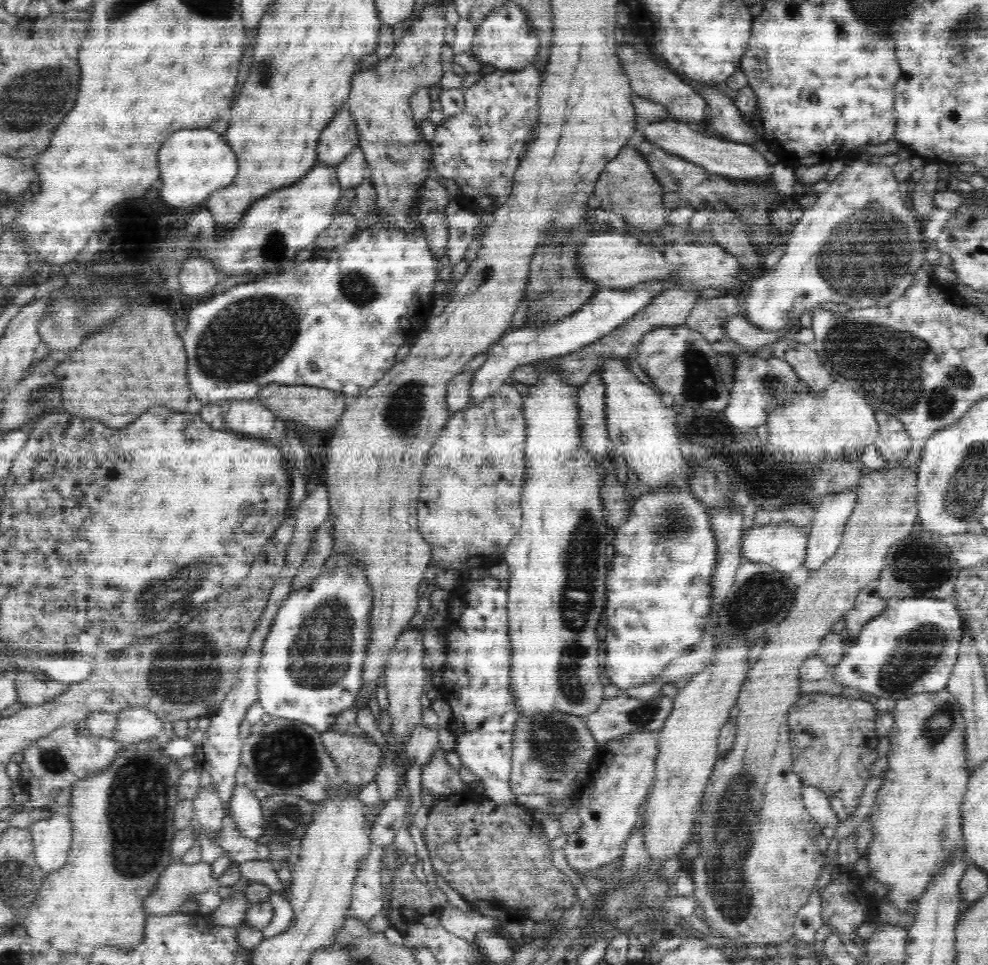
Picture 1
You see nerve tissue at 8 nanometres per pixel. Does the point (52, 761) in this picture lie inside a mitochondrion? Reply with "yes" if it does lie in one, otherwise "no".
yes

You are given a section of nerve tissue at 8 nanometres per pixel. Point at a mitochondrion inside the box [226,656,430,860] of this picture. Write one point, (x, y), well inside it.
(287, 757)

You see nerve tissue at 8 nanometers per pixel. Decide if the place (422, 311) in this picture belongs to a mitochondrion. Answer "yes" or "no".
no

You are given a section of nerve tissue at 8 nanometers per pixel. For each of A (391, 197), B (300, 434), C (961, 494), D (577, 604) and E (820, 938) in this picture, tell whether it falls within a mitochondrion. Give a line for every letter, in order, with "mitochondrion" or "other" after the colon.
A: mitochondrion
B: other
C: mitochondrion
D: mitochondrion
E: other

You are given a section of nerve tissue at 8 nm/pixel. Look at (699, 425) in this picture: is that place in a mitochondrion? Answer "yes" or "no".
yes

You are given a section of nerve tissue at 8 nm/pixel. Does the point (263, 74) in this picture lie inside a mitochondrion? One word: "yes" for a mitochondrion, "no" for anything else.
yes

